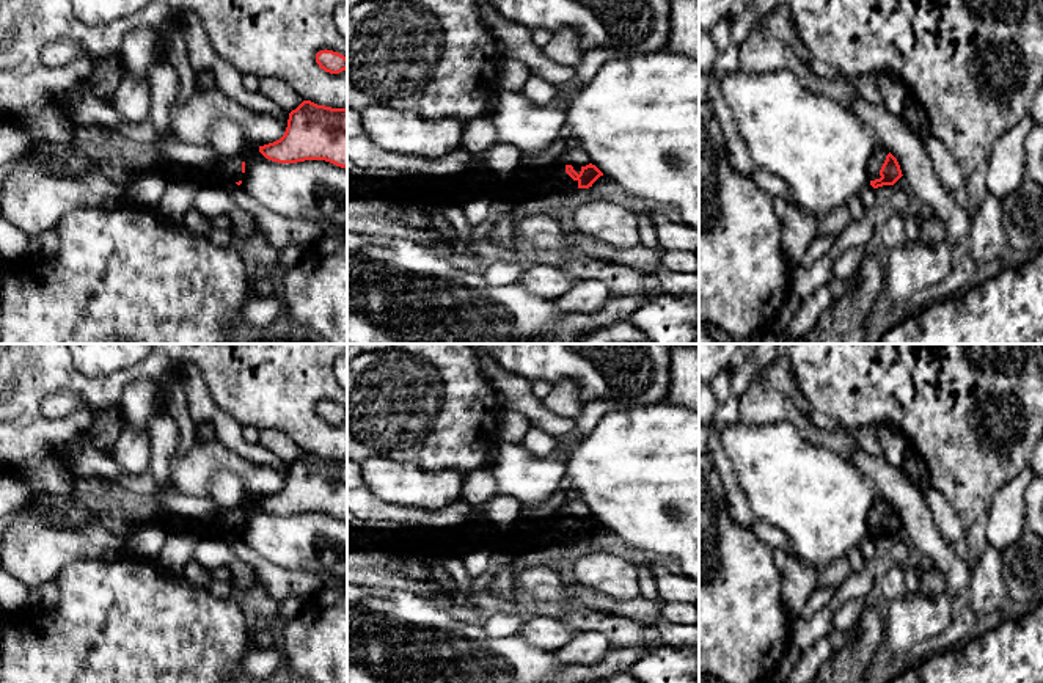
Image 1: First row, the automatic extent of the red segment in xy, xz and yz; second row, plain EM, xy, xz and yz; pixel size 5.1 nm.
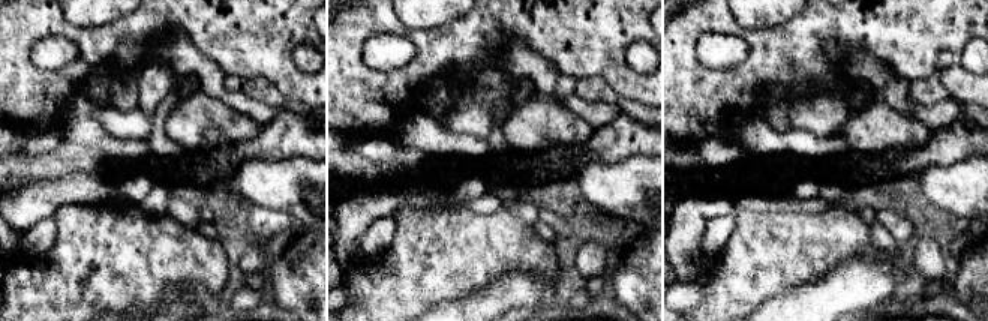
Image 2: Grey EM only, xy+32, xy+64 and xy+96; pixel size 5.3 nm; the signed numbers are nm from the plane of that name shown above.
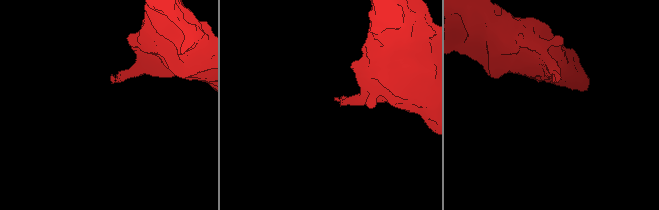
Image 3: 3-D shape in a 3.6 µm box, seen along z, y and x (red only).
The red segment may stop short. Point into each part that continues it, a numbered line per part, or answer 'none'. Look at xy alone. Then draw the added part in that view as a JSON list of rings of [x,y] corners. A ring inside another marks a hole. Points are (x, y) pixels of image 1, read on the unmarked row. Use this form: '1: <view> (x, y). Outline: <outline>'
1: xy (228, 522). Outline: [[[234,509],[231,512],[217,512],[217,524],[221,534],[232,532],[239,534],[243,531],[242,524],[242,509]]]

